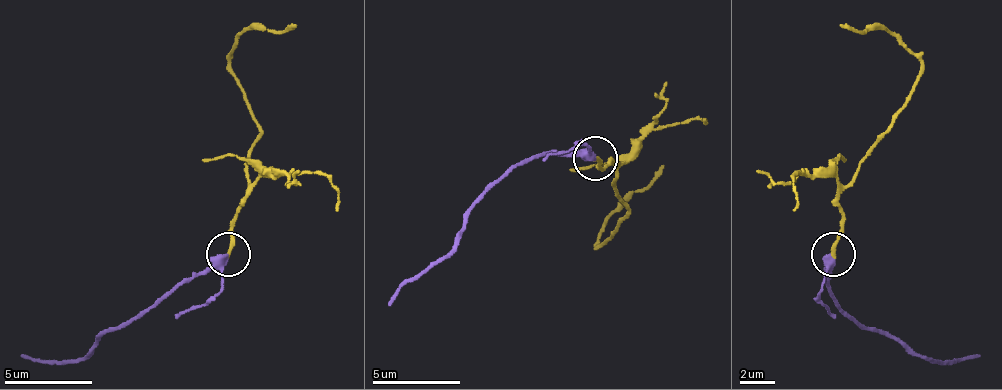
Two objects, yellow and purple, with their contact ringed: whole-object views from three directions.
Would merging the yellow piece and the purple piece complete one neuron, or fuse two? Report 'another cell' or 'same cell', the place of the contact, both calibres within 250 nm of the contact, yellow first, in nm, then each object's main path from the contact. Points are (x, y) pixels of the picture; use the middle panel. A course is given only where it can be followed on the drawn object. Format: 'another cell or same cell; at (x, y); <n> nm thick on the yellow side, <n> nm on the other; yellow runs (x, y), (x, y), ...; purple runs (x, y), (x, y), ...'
same cell; at (595, 158); 200 nm thick on the yellow side, 400 nm on the other; yellow runs (596, 157), (601, 166), (614, 166), (614, 192), (627, 210), (596, 245), (614, 214), (663, 166); purple runs (596, 157), (535, 153), (508, 170), (473, 206), (447, 254), (411, 276), (389, 307)

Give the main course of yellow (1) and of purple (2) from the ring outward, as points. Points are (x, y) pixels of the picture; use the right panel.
1: (832, 255), (840, 216), (840, 189), (867, 149), (885, 132), (920, 61), (889, 30), (840, 26)
2: (832, 255), (827, 290), (845, 313), (929, 361), (982, 357)

